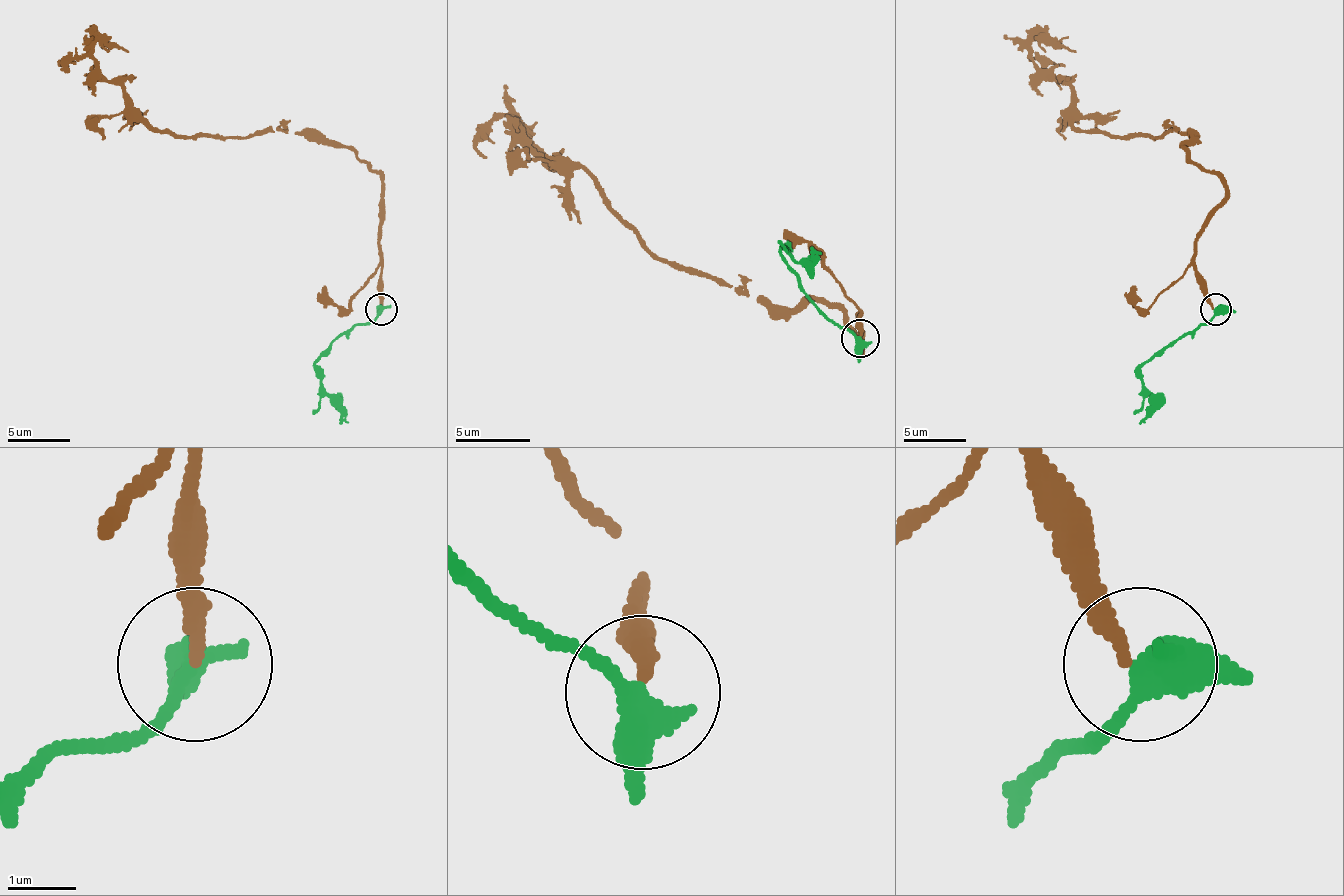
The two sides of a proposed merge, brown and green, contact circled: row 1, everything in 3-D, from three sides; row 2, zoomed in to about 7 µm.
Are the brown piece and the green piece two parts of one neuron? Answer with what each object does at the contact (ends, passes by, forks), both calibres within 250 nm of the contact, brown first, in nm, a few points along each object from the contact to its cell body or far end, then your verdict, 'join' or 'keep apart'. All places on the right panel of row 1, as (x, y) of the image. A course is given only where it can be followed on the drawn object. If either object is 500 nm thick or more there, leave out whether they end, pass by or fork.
brown ends there; green passes by; 200 nm thick on the brown side, 400 nm on the other; brown runs (1213, 310), (1194, 247), (1219, 178), (1181, 131), (1081, 131), (1075, 93), (1031, 43), (1075, 53); green runs (1216, 310), (1144, 363), (1141, 388), (1150, 398), (1150, 410), (1138, 423); keep apart

